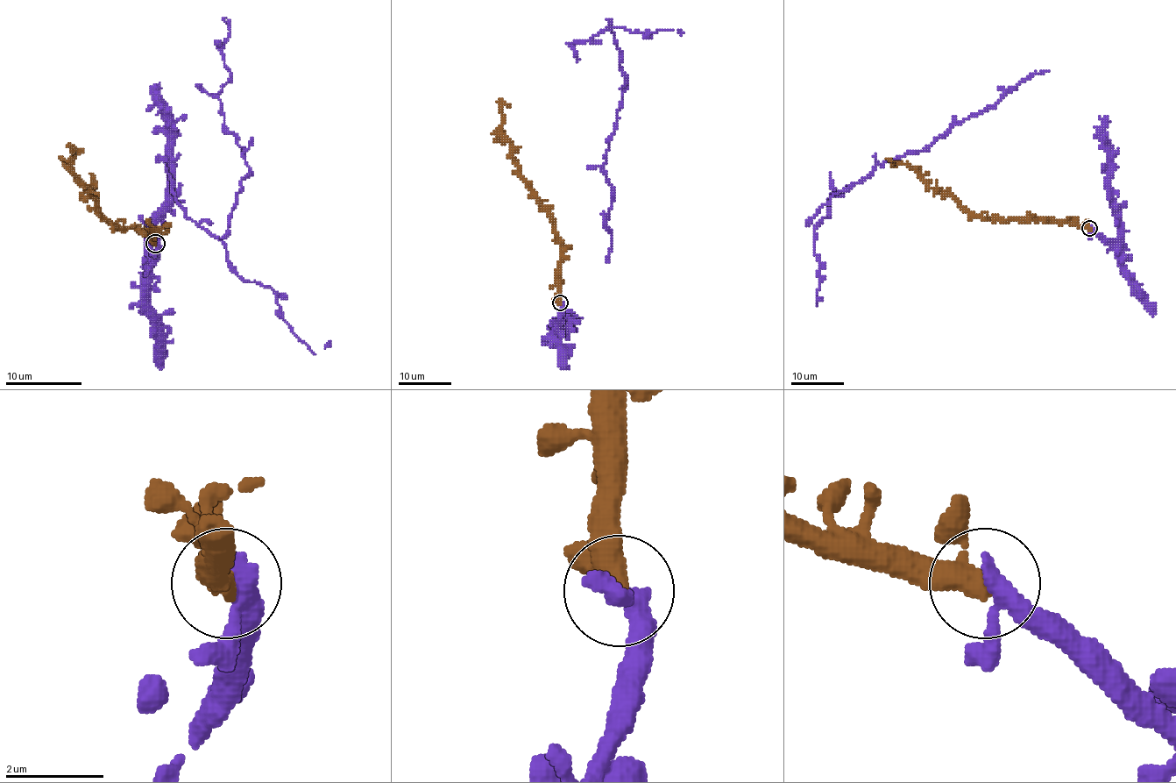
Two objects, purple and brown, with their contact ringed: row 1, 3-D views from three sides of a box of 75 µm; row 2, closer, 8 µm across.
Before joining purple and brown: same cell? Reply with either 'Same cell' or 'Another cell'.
Same cell

